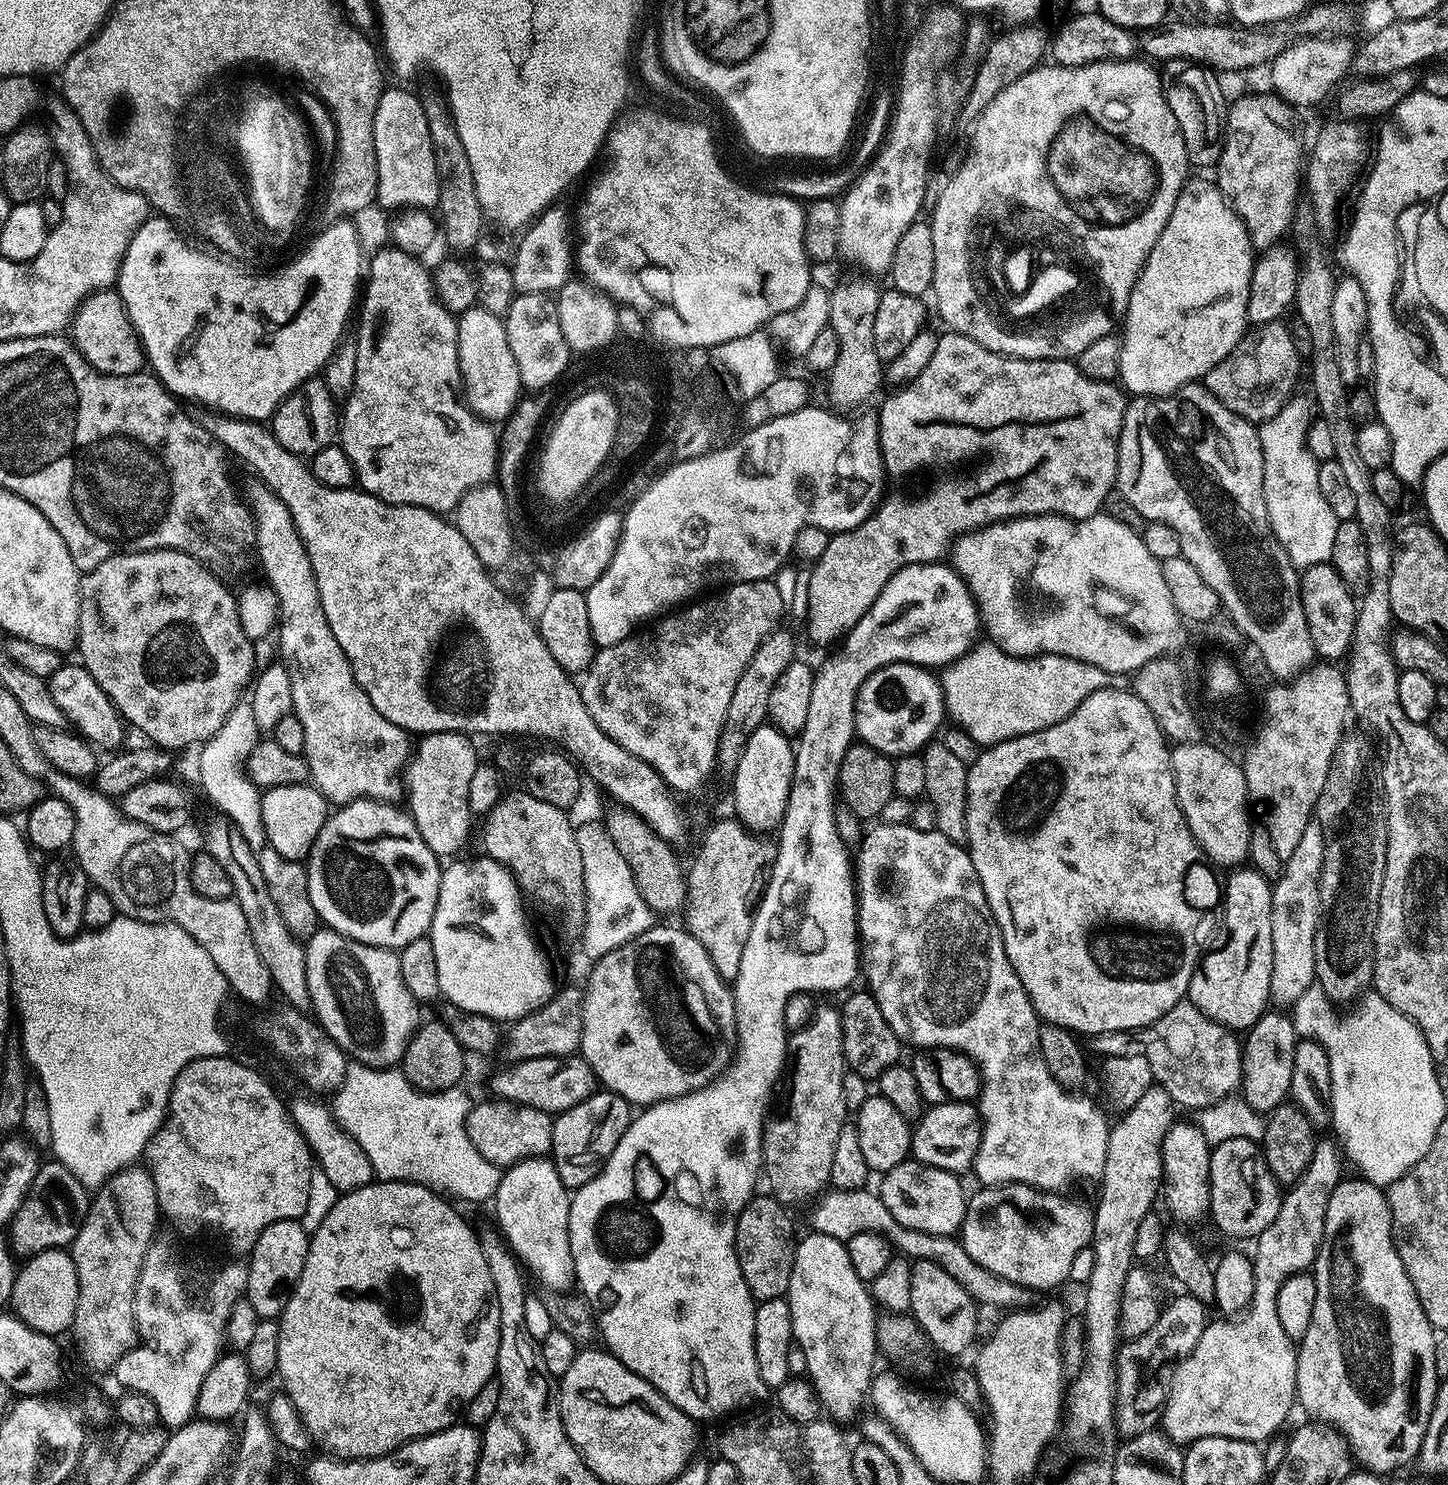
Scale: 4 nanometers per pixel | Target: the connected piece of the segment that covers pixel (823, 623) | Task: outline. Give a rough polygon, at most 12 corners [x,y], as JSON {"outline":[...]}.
{"outline":[[951,330],[881,408],[890,491],[808,572],[843,641],[898,570],[1097,515],[1126,396]]}

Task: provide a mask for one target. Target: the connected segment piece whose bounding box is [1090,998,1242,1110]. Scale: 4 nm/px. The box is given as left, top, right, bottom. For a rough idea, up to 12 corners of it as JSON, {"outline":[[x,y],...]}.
{"outline":[[1186,998],[1145,1028],[1103,1032],[1100,1058],[1141,1056],[1173,1105],[1240,1083],[1242,1044]]}

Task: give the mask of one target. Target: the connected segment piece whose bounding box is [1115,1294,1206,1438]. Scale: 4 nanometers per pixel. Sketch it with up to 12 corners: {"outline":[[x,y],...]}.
{"outline":[[1179,1295],[1116,1349],[1116,1430],[1161,1423],[1172,1369],[1202,1338],[1205,1304]]}

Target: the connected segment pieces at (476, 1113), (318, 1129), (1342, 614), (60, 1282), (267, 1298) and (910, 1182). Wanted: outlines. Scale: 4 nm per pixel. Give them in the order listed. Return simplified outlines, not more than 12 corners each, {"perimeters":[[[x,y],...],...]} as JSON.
{"perimeters":[[[491,1098],[473,1103],[470,1140],[499,1166],[544,1158],[553,1117]],[[319,1099],[291,1101],[297,1130],[340,1194],[377,1179]],[[1332,563],[1303,569],[1302,610],[1328,662],[1349,655],[1357,601]],[[71,1251],[19,1265],[11,1311],[56,1338],[78,1310]],[[279,1220],[246,1260],[246,1298],[276,1320],[306,1266],[310,1233]],[[915,1158],[879,1177],[880,1200],[910,1230],[956,1236],[961,1177]]]}

